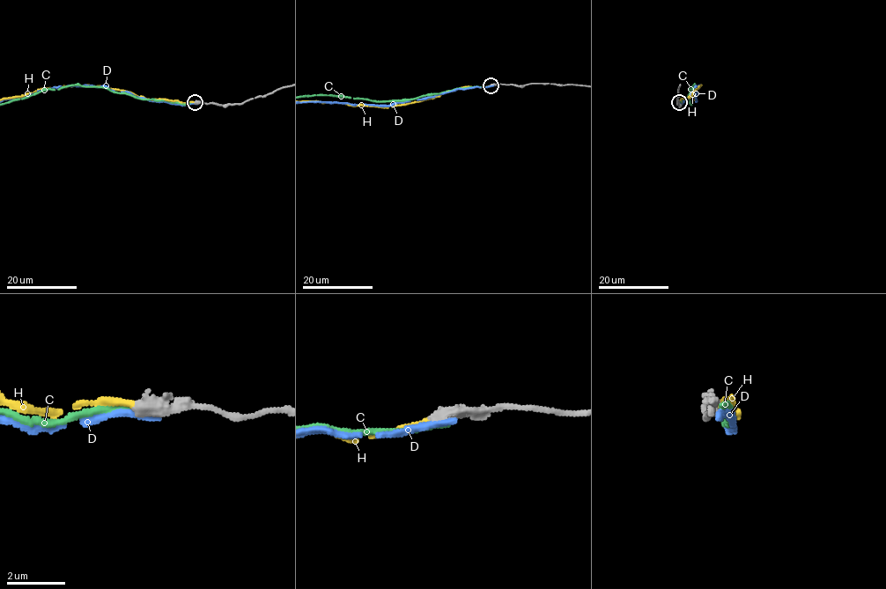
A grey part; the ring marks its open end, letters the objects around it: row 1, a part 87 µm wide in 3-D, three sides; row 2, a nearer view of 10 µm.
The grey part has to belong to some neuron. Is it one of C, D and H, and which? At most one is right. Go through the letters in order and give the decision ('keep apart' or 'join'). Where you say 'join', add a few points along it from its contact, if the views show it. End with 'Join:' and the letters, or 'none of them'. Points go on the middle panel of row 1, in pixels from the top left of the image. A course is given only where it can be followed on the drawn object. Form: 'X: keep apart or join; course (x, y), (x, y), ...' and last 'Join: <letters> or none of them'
C: keep apart
D: keep apart
H: join
Join: H

